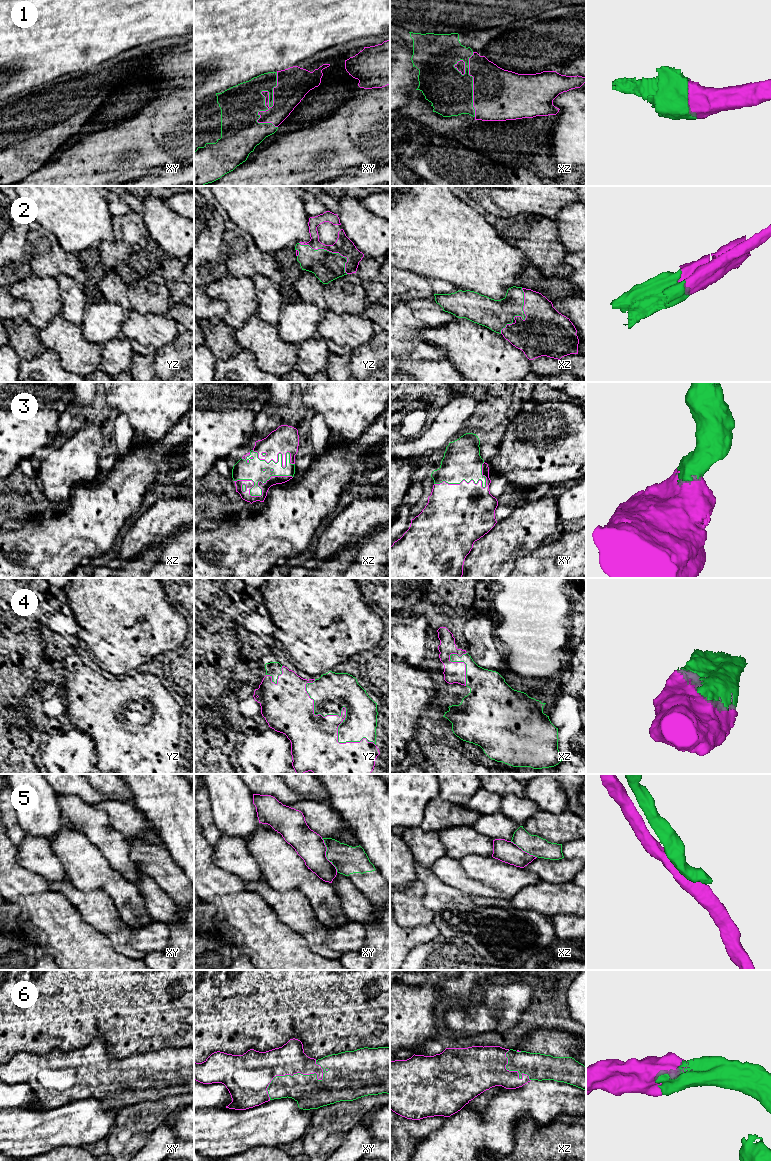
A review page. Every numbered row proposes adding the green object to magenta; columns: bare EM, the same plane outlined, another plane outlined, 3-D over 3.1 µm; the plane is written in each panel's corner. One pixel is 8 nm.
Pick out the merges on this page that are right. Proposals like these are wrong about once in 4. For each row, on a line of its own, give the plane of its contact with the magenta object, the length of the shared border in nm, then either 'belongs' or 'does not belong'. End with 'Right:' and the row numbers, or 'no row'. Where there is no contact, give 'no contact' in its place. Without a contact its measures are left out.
1: meets magenta in xy; contact 440 nm long; belongs
2: meets magenta in yz; contact 460 nm long; belongs
3: meets magenta in xz; contact 480 nm long; belongs
4: meets magenta in yz; contact 750 nm long; belongs
5: meets magenta in xy; contact 300 nm long; does not belong
6: meets magenta in xy; contact 500 nm long; belongs
Right: 1, 2, 3, 4, 6

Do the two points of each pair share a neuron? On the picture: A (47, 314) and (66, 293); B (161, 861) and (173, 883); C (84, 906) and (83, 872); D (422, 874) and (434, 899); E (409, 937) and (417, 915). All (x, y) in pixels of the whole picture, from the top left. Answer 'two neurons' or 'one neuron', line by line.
A: two neurons
B: one neuron
C: two neurons
D: one neuron
E: two neurons

